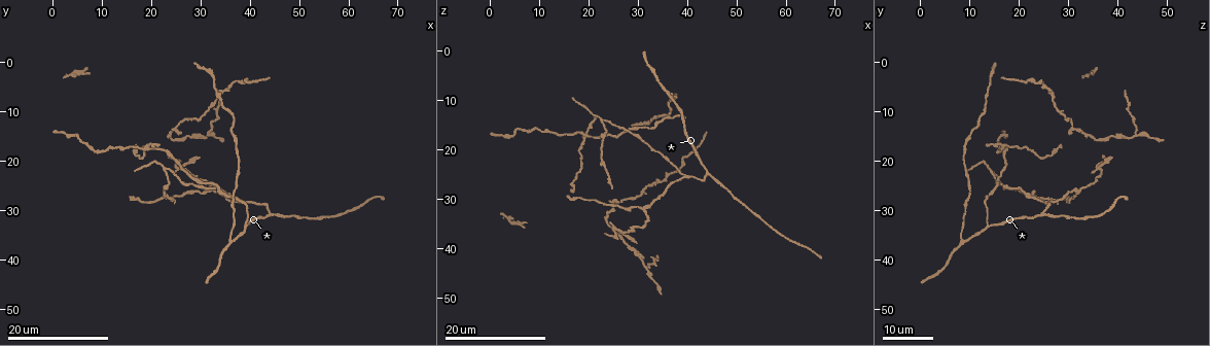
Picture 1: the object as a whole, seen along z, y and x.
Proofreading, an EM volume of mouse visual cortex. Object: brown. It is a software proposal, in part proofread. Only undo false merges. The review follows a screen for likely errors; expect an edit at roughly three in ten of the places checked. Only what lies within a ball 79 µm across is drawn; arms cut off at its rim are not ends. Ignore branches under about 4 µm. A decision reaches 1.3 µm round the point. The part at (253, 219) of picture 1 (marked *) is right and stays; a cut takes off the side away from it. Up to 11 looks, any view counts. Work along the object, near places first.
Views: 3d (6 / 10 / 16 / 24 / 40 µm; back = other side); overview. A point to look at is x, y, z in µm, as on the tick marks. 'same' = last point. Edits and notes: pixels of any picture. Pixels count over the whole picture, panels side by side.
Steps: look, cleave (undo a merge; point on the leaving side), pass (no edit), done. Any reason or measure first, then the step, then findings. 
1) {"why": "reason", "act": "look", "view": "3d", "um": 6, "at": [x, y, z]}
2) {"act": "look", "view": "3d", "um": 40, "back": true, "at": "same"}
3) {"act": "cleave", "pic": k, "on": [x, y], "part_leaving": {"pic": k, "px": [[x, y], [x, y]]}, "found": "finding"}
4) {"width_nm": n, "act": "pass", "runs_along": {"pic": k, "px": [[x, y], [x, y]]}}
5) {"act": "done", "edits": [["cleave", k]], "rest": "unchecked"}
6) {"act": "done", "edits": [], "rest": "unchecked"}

{"why": "three arms meet", "act": "look", "view": "3d", "um": 16, "at": [38.5, 32.5, 13.0]}

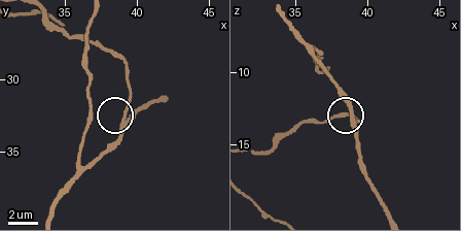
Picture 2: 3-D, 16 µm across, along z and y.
{"why": "zoom in", "act": "look", "view": "3d", "um": 6, "at": [39.0, 33.2, 13.6]}

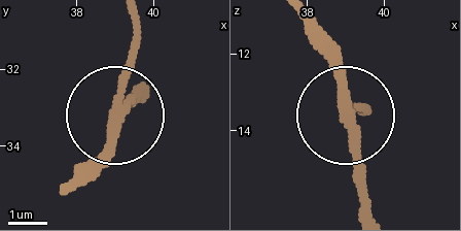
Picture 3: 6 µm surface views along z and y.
{"why": "other side", "act": "look", "view": "3d", "um": 6, "back": true, "at": [39.05, 33.05, 13.60]}

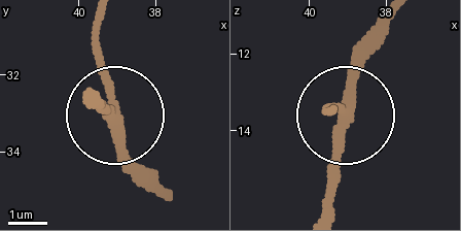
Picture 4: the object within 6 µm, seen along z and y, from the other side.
{"arms": 3, "act": "pass", "runs_along": {"pic": 4, "px": [[87, 96], [107, 116], [127, 174]]}, "found": "one cell here"}

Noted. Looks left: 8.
{"why": "three-way junction", "act": "look", "view": "3d", "um": 16, "at": [35.5, 36.0, 8.5]}

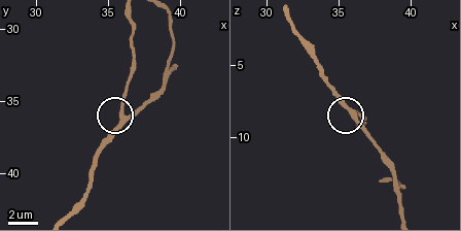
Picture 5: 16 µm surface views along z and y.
{"why": "closer look", "act": "look", "view": "3d", "um": 6, "at": [36.0, 36.2, 8.4]}

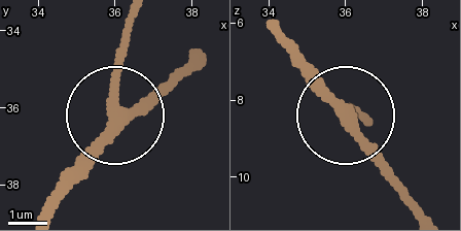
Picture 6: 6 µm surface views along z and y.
{"width_nm": 290, "act": "pass", "found": "continuous, no second cell"}

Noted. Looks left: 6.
{"why": "branch point", "act": "look", "view": "3d", "um": 24, "at": [44.5, 31.0, 24.5]}

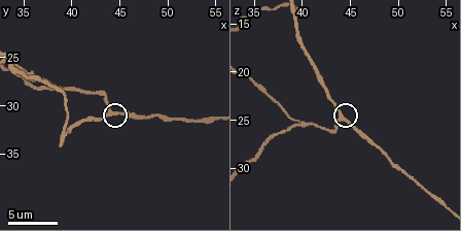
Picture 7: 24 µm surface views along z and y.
{"why": "zoom in", "act": "look", "view": "3d", "um": 10, "at": [44.4, 30.8, 24.8]}

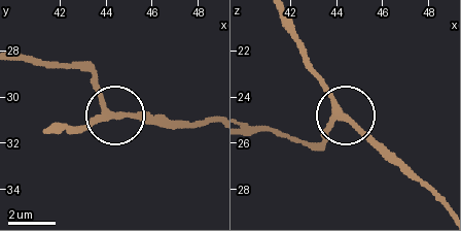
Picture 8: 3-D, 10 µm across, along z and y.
{"width_nm": 230, "act": "pass", "found": "one cell here"}

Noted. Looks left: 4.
{"why": "branch point", "act": "look", "view": "3d", "um": 10, "at": [39.8, 28.4, 25.4]}

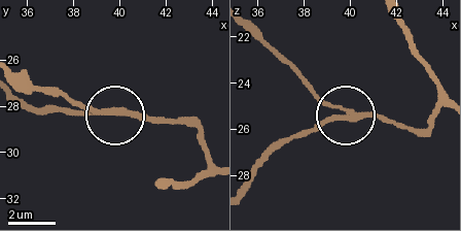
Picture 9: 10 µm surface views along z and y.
{"width_nm": 230, "act": "pass", "runs_along": {"pic": 9, "px": [[157, 184], [203, 175], [207, 154], [194, 126], [67, 101]]}, "found": "all the same cell"}

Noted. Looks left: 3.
{"why": "arms part here", "act": "look", "view": "3d", "um": 24, "at": [31.5, 15.0, 43.5]}

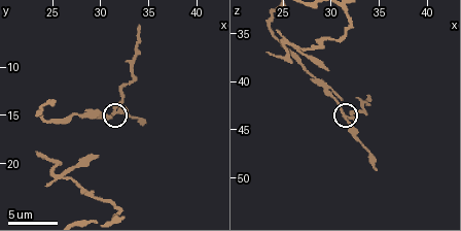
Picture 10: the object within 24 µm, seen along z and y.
{"act": "look", "view": "3d", "um": 6, "at": [31.4, 14.8, 43.6]}

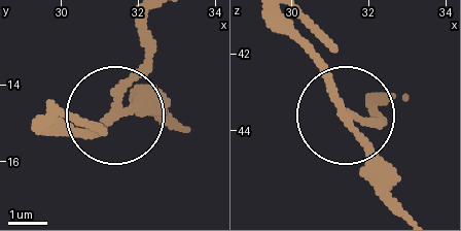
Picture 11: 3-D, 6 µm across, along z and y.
{"arms": 3, "act": "pass", "found": "all the same cell"}

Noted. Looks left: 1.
{"act": "done", "edits": [], "rest": "unchecked"}

